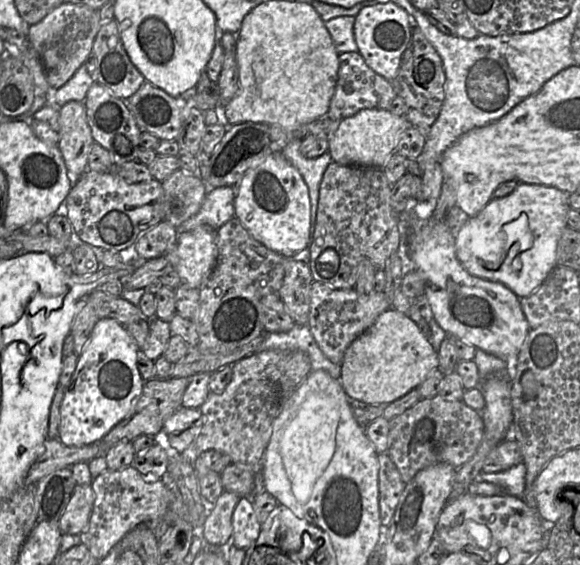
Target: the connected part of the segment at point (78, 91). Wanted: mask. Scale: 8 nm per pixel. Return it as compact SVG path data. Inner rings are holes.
M84 63L62 87L49 89L49 94L46 95L47 105L60 109L69 101L83 102L92 83L93 78Z

